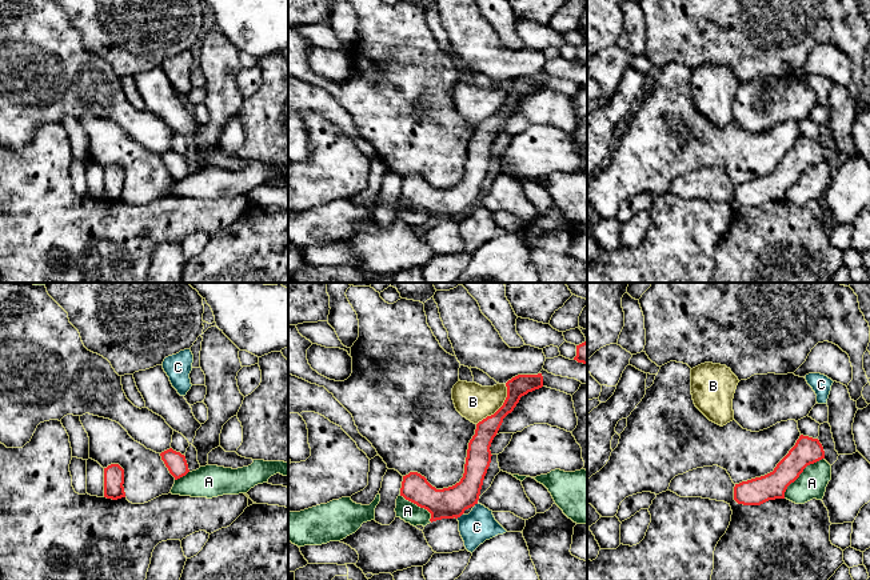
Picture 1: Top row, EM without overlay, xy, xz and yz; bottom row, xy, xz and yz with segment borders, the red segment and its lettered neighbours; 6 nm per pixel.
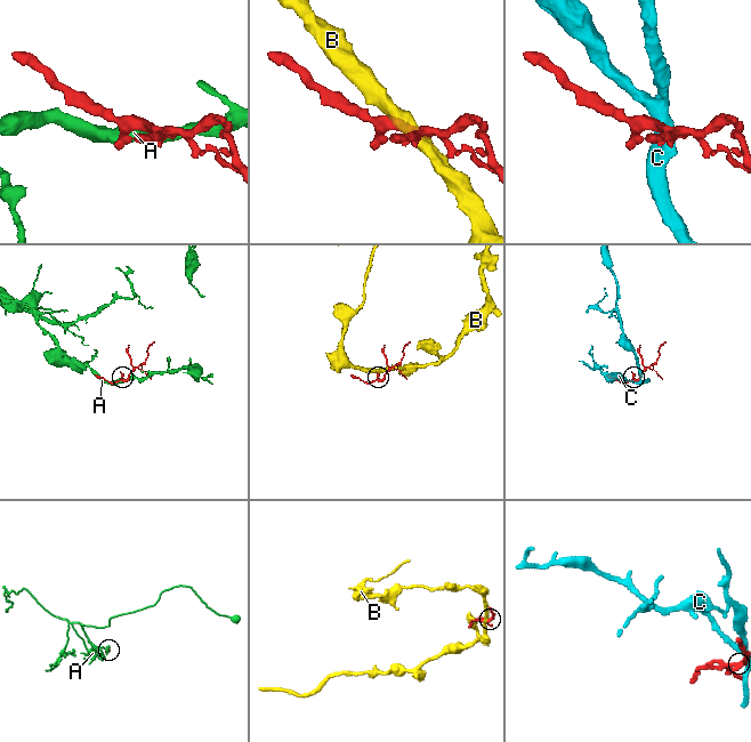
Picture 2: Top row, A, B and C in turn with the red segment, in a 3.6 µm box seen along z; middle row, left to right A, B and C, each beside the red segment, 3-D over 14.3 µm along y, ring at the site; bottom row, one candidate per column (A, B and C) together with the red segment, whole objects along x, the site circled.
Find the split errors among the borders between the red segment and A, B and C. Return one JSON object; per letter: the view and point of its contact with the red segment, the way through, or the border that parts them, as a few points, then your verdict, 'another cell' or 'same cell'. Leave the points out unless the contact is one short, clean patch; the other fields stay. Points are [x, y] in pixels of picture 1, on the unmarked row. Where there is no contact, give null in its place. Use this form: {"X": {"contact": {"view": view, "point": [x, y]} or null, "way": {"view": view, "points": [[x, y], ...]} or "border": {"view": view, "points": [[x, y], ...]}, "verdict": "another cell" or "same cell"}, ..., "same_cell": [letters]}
{"A": {"contact": {"view": "yz", "point": [801, 174]}, "verdict": "another cell"}, "B": {"contact": {"view": "xz", "point": [501, 108]}, "verdict": "another cell"}, "C": {"contact": {"view": "xz", "point": [459, 218]}, "border": {"view": "xz", "points": [[462, 215], [457, 219]]}, "verdict": "another cell"}, "same_cell": []}

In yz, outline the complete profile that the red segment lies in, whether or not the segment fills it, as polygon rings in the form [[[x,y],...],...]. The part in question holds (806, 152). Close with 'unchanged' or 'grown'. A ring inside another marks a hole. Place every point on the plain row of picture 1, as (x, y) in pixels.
[[[801,136],[773,173],[735,185],[734,201],[743,207],[761,207],[769,201],[785,200],[787,188],[803,171],[822,160],[825,152],[819,141]]]; unchanged

